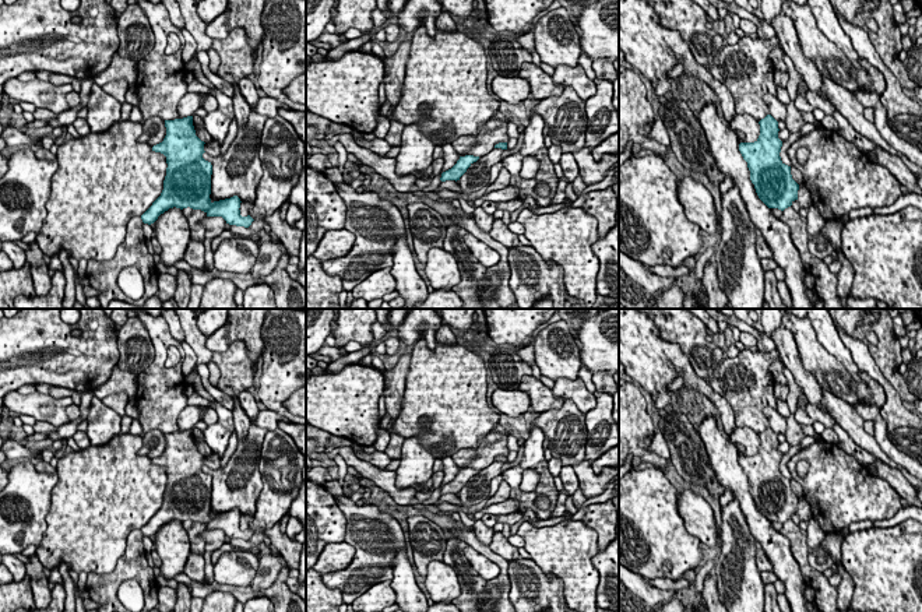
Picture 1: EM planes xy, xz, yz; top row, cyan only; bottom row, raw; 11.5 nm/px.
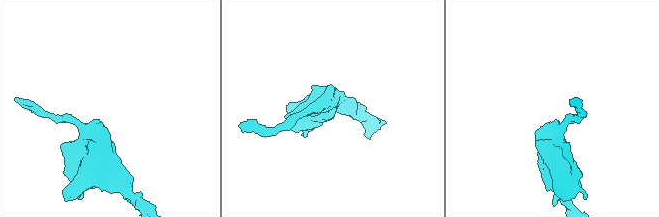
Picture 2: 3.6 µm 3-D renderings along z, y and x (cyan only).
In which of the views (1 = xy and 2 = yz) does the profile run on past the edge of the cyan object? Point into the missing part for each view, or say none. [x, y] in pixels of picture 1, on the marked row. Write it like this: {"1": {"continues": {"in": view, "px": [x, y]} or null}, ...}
{"1": {"continues": null}, "2": {"continues": null}}

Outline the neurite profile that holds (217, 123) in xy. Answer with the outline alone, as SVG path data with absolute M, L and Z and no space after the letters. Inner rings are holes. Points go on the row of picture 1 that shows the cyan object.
M212 89L211 95L218 101L218 108L208 112L208 115L203 117L203 122L211 138L222 145L228 136L229 126L235 119L233 99L221 89Z

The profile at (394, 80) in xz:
M405 36L405 41L401 42L398 50L393 57L386 57L386 66L388 74L384 78L386 87L386 99L391 105L391 110L397 106L401 99L401 91L405 78L405 67L409 57L412 36Z

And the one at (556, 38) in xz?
M564 7L549 11L534 25L534 43L541 61L552 67L576 67L583 53L580 32Z

